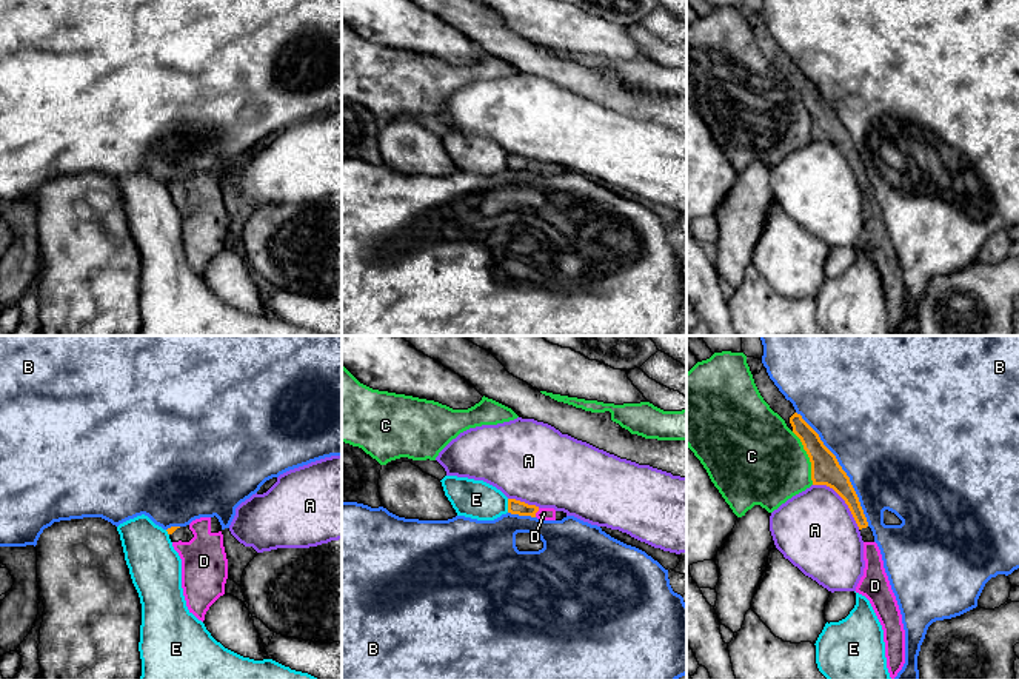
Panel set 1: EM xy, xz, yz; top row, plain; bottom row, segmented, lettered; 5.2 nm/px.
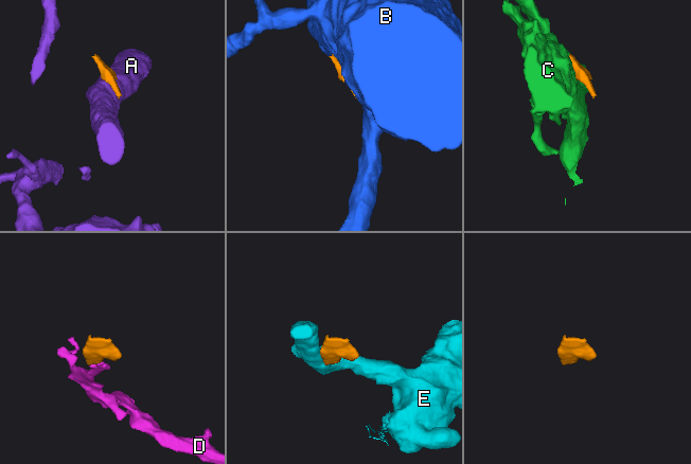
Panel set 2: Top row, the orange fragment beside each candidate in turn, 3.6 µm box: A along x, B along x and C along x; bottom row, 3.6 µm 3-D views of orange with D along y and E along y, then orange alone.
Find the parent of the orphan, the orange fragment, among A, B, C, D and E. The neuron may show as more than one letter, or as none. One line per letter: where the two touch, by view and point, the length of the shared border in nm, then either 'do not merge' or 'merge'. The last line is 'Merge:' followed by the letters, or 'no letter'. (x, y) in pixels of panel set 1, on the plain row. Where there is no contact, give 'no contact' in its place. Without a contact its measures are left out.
A: contact yz (842, 153); length 340 nm; do not merge
B: contact yz (841, 123); length 700 nm; do not merge
C: contact yz (808, 111); length 300 nm; do not merge
D: contact xz (536, 167); length 50 nm; merge
E: contact xz (508, 160); length 70 nm; do not merge
Merge: D

